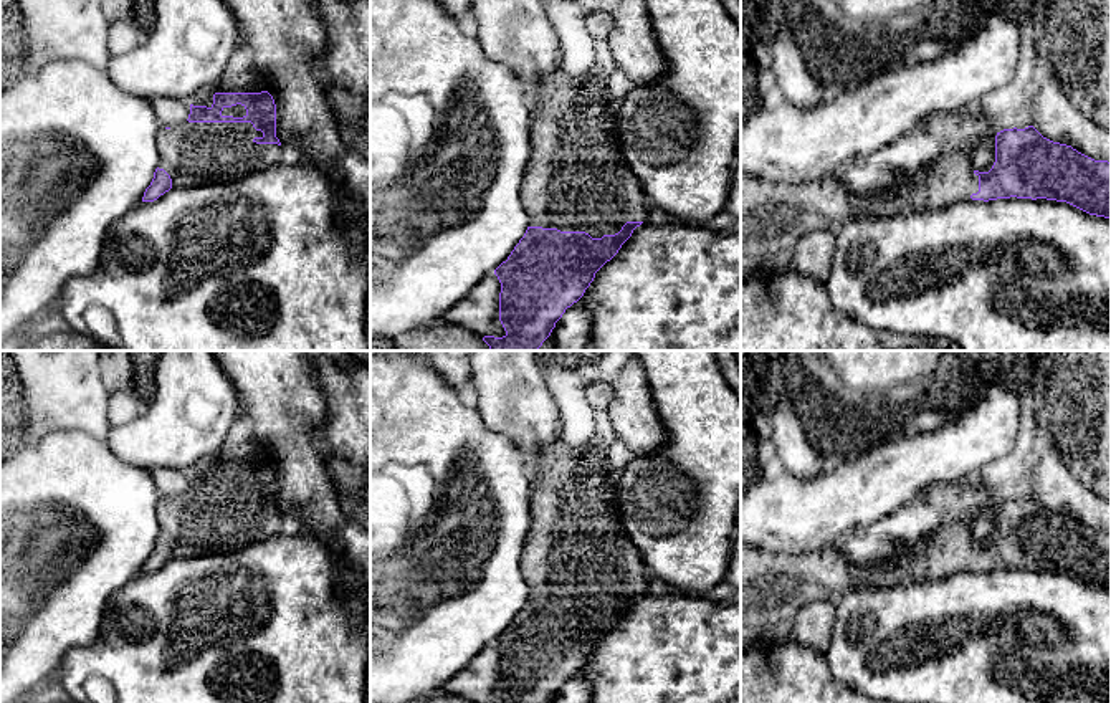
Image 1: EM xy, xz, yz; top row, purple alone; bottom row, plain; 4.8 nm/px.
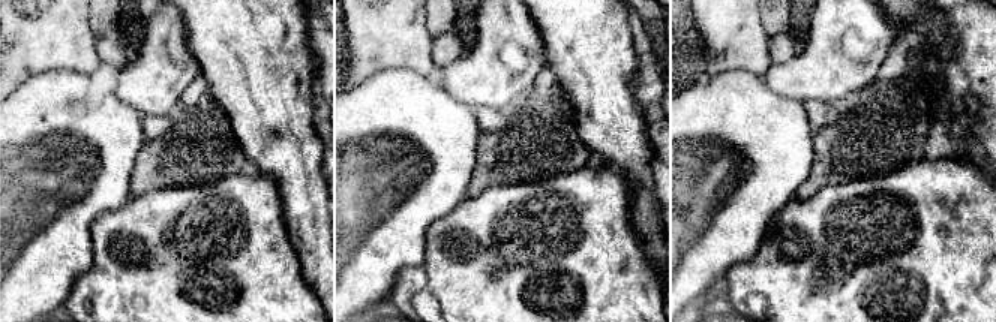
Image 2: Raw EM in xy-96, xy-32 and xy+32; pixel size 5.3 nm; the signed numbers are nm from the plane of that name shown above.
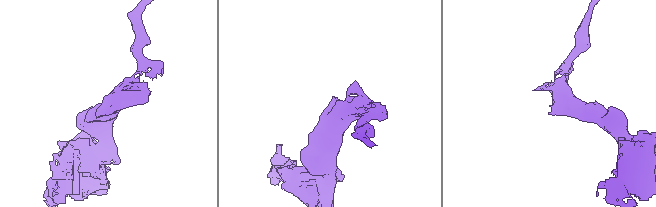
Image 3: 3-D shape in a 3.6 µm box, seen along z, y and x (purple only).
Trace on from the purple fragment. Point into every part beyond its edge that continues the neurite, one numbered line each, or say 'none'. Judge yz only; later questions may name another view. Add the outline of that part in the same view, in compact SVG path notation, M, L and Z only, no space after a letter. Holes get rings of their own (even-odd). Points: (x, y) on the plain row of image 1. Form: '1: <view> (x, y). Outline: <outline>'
1: yz (774, 588). Outline: M951 523L929 539L903 548L889 562L876 562L866 569L851 564L828 543L802 554L772 554L741 544L741 643L779 643L792 638L795 614L815 600L838 602L855 587L891 587L911 581L934 581L959 571L969 571L979 562L979 546L966 523Z

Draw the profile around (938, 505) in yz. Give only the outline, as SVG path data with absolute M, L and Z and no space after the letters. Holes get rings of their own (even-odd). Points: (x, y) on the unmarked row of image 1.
M975 475L932 483L885 519L843 533L835 546L851 564L866 569L893 561L903 548L929 539L951 523L966 523L974 541L989 543L995 533L995 506Z

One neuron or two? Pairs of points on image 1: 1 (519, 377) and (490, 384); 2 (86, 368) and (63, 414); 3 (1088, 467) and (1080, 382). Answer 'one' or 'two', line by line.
1: one
2: one
3: one

